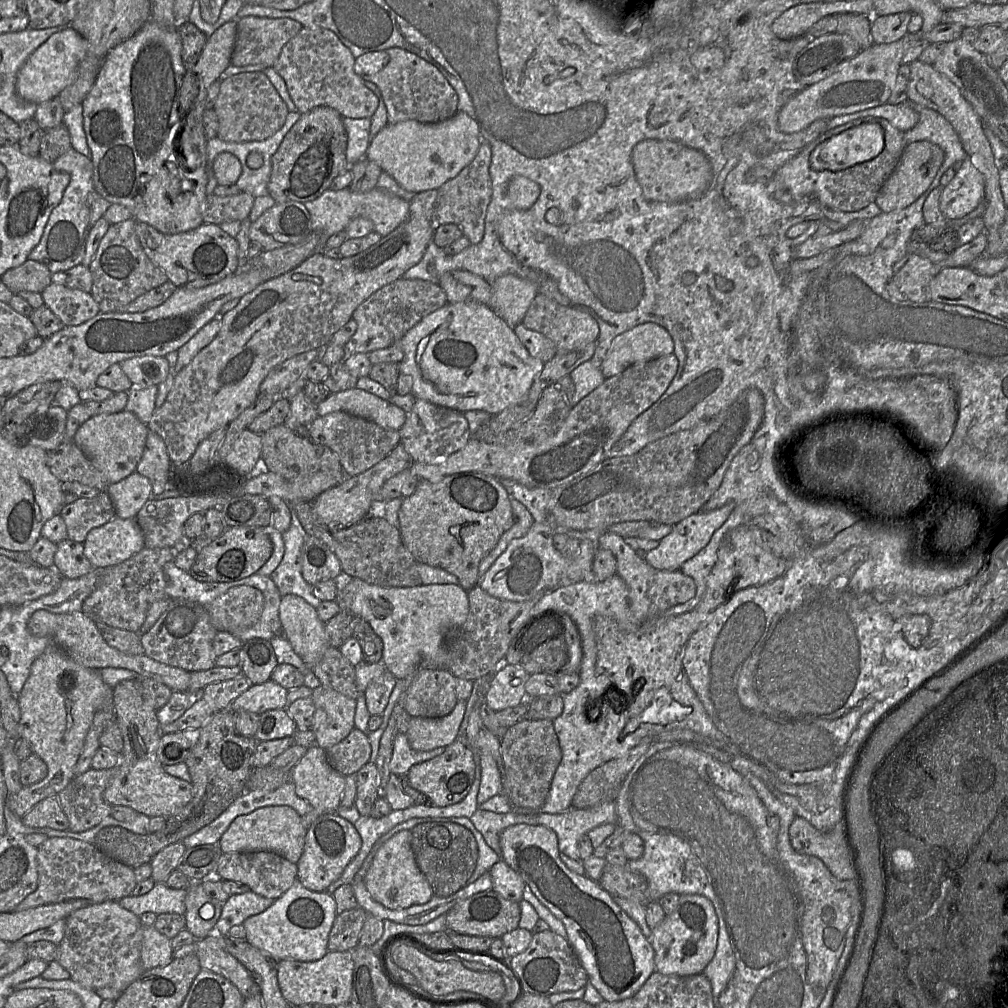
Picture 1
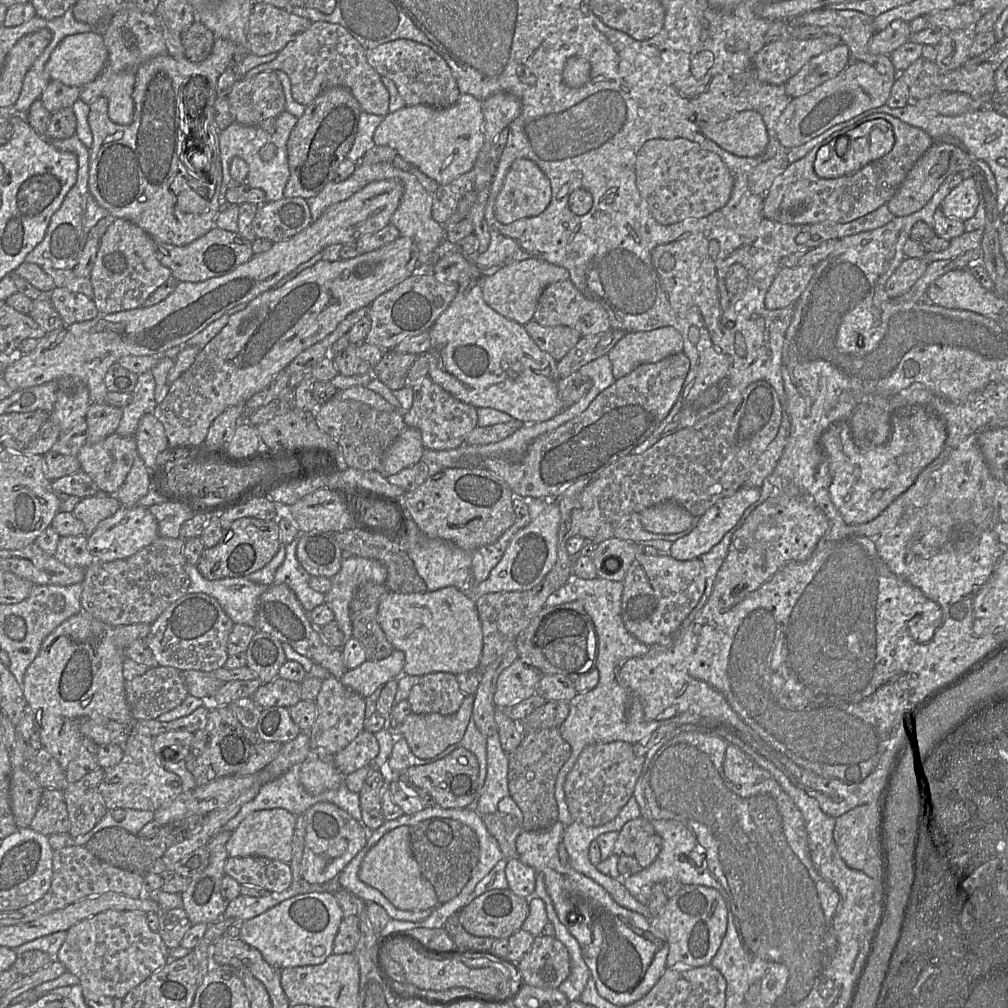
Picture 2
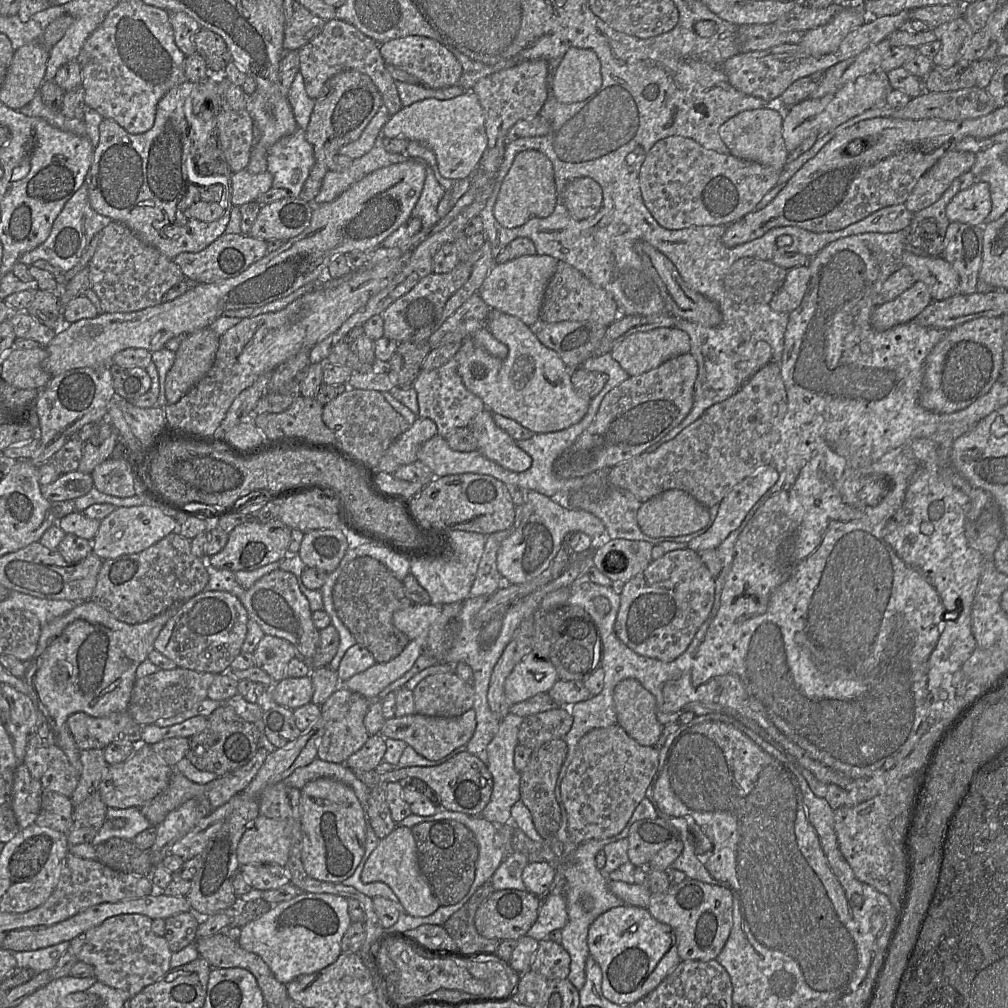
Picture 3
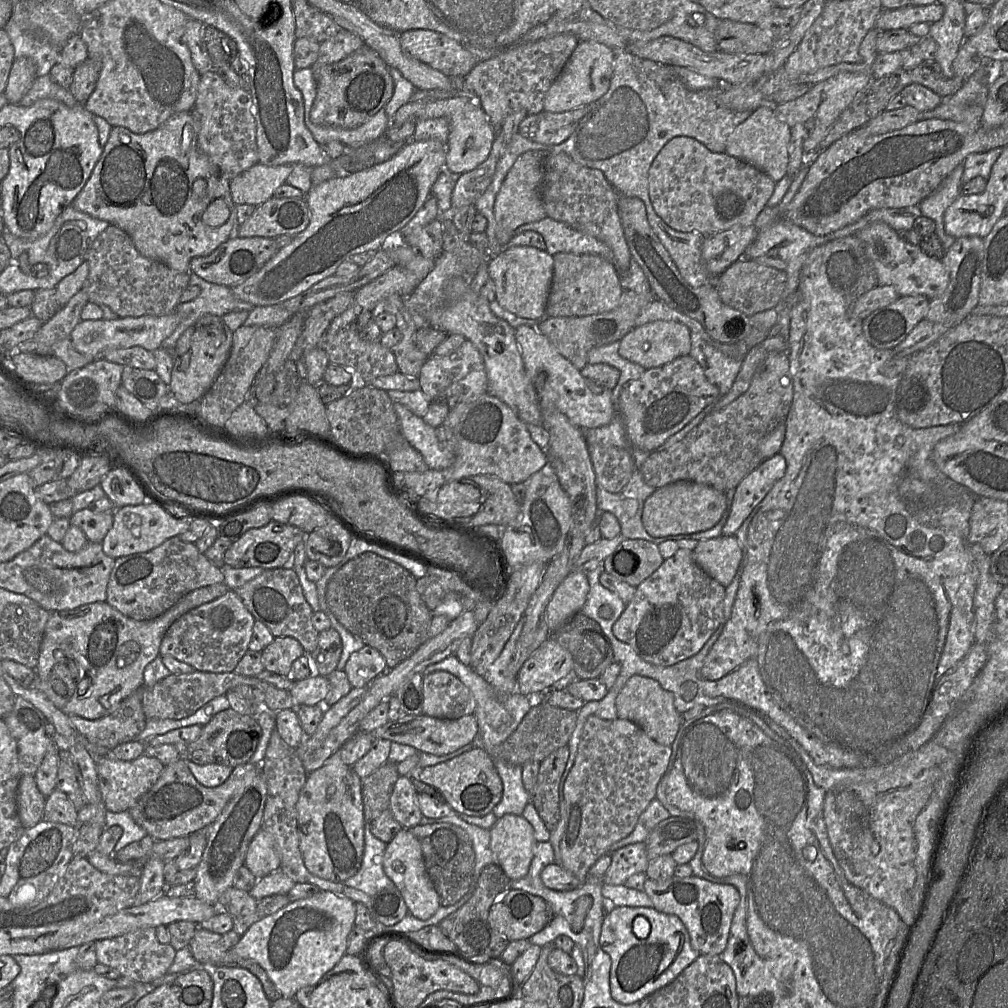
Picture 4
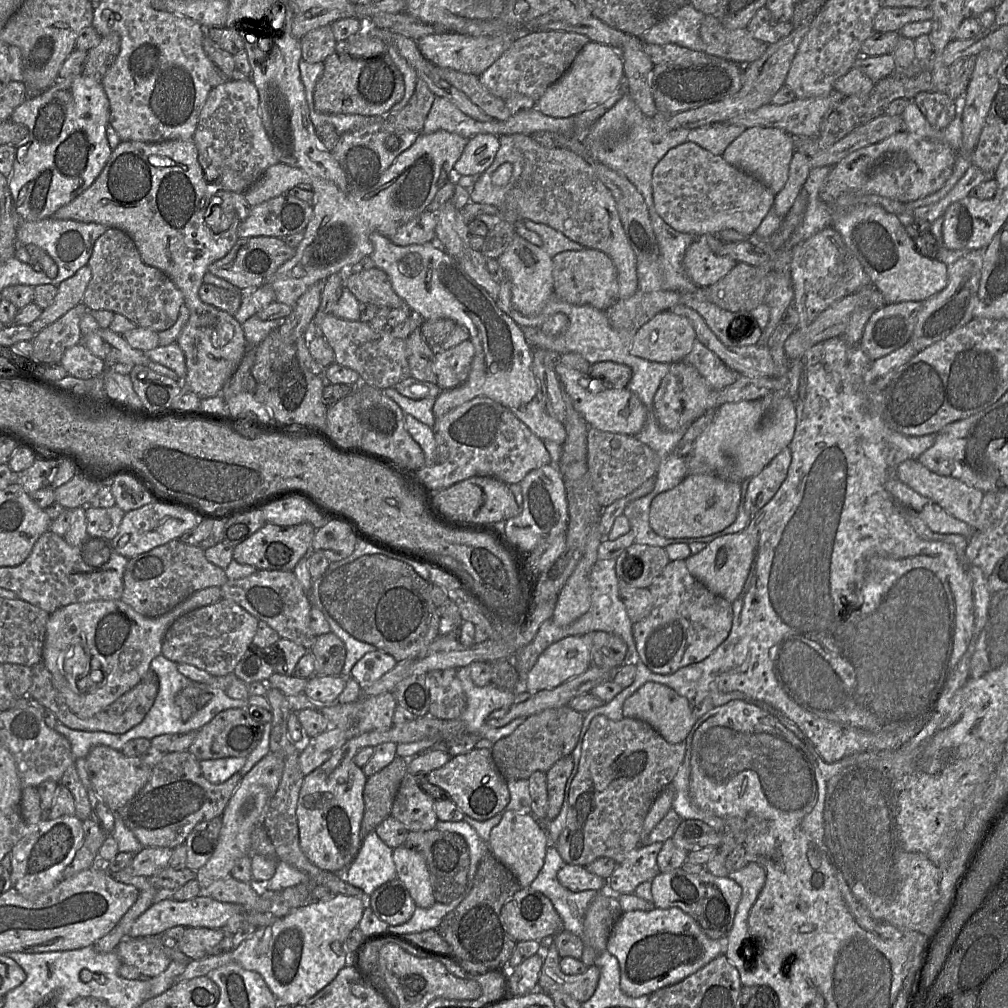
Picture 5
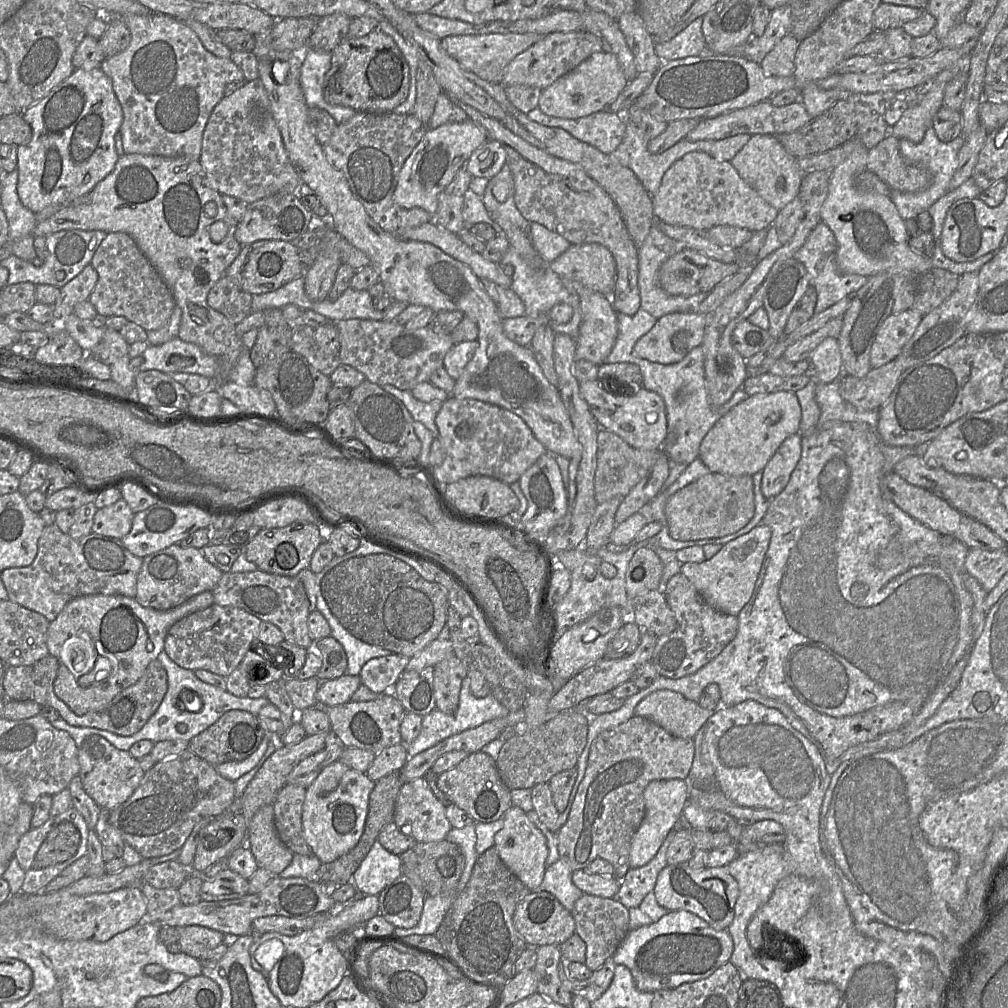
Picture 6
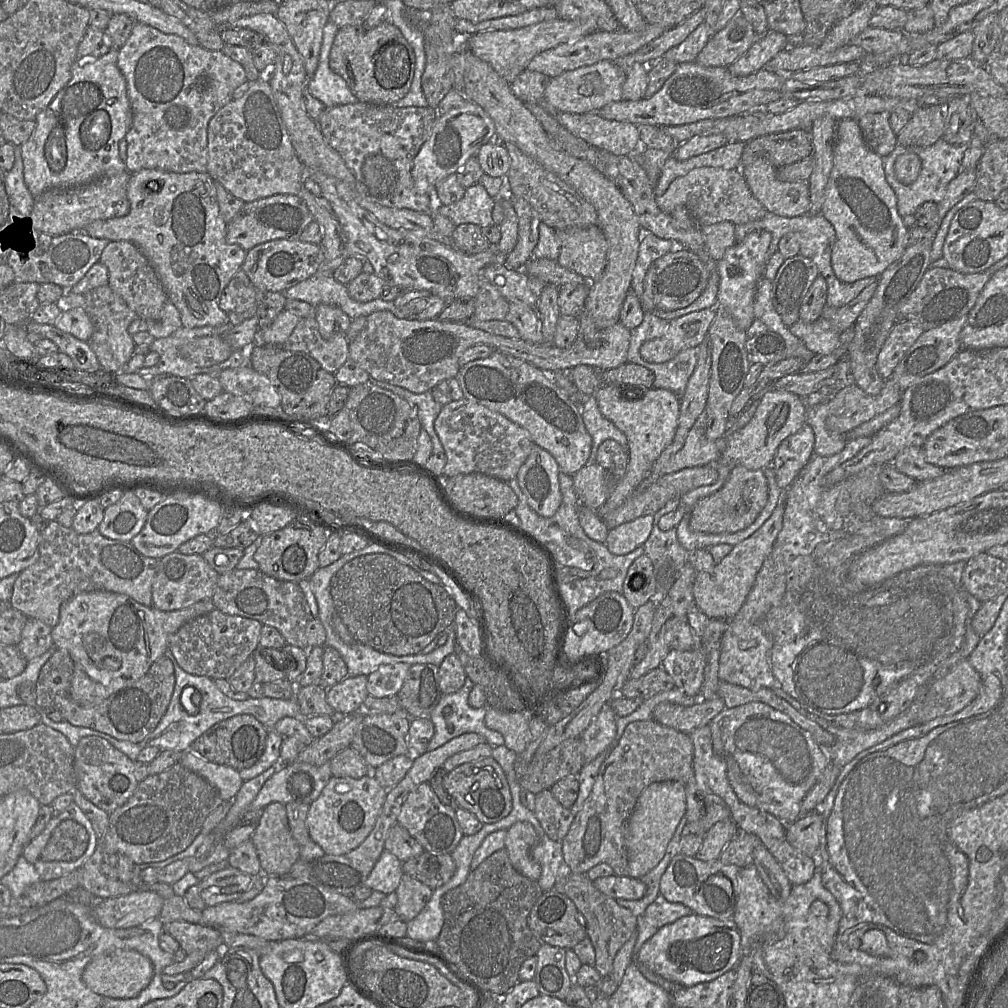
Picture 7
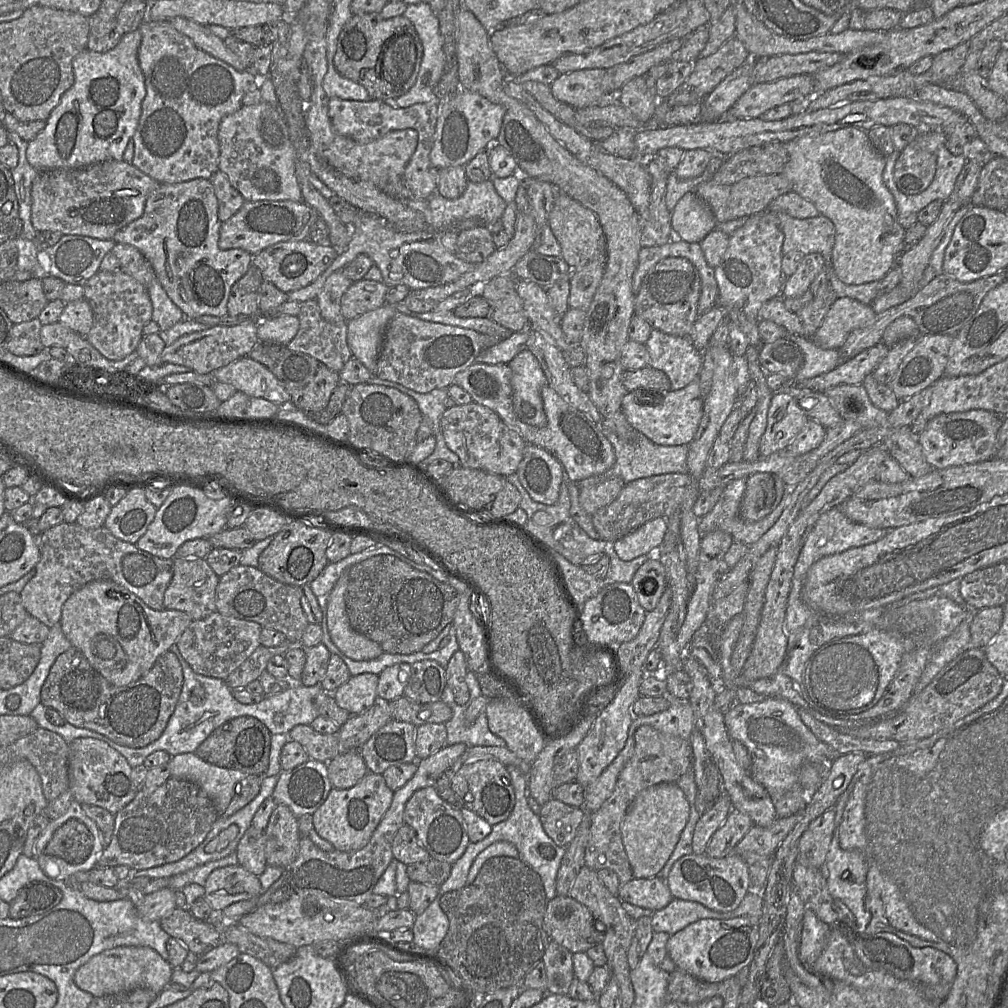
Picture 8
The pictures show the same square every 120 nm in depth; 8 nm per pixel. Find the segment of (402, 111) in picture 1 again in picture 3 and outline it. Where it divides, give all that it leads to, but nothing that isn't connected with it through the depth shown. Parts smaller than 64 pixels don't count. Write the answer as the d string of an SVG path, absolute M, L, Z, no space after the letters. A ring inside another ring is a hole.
M405 36L382 43L379 52L386 65L395 66L411 74L428 88L439 89L458 84L462 66L454 54L436 39L424 36Z

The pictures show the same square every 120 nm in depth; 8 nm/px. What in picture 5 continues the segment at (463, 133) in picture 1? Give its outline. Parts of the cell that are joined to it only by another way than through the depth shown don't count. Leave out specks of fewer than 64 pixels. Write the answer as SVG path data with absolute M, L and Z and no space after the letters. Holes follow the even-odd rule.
M477 134L469 138L454 164L454 175L481 175L492 164L499 147L499 138L493 134Z

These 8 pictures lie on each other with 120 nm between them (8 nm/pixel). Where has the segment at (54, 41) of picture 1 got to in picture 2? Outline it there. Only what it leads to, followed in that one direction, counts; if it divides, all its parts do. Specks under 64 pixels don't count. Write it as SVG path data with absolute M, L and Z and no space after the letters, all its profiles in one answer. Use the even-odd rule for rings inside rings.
M100 32L68 35L52 51L45 71L50 81L82 88L103 71L108 51Z

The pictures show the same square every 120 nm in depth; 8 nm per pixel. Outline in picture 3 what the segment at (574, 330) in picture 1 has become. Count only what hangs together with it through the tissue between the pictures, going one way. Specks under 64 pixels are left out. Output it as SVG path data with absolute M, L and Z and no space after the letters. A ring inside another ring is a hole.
M559 261L557 270L547 283L539 319L548 323L561 321L590 321L608 326L621 316L613 297L603 288L590 282L579 270Z

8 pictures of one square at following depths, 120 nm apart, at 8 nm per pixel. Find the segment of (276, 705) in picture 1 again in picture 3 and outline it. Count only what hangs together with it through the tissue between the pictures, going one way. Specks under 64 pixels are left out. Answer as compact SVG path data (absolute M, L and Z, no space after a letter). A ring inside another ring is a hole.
M309 676L301 678L287 677L275 683L268 691L268 701L291 710L311 702L313 685Z

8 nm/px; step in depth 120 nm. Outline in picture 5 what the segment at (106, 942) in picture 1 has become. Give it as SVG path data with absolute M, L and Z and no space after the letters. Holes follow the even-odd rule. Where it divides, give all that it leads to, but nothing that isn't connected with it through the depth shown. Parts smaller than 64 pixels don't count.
M126 937L118 943L115 952L120 958L122 965L137 968L142 978L158 976L171 962L166 954L166 948L159 941L159 937Z

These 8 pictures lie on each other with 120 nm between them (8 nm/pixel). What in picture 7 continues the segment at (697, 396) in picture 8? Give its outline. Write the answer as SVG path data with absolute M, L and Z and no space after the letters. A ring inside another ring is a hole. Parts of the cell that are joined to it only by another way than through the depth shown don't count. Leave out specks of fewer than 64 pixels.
M621 386L598 387L593 396L602 415L626 435L629 462L624 477L615 481L605 503L595 510L600 518L621 506L637 486L650 477L653 463L674 438L681 401L666 389L642 388L642 392L637 393L635 389L622 387L618 393L609 393L613 388Z

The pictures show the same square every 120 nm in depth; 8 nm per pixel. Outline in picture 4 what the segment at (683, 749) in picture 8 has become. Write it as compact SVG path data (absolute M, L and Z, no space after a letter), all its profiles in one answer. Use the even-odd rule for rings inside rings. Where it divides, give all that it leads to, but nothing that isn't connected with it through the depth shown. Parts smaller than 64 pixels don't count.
M596 715L587 718L573 767L564 783L566 824L560 841L560 865L582 882L586 882L590 867L609 848L632 833L640 815L656 799L658 784L670 763L671 746L658 744L636 723L617 718L604 720Z

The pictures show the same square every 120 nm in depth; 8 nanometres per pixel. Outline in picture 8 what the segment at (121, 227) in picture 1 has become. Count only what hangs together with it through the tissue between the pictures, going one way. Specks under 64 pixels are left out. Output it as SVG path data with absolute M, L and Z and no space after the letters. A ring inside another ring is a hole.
M115 243L111 252L119 260L119 269L148 289L155 271L144 255L134 246L124 243Z

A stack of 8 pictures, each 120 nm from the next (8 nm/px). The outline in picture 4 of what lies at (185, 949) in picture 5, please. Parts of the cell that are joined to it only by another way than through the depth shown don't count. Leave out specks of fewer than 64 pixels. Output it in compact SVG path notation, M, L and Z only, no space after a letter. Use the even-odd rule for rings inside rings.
M198 927L188 947L198 965L208 969L217 966L239 966L247 969L259 979L271 1002L280 997L266 971L254 960L236 958L231 948L224 944L223 935Z

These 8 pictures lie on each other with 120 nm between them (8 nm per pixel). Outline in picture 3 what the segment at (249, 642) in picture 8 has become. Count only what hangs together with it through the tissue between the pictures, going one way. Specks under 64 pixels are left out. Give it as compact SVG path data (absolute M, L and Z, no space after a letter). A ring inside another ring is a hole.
M203 591L180 605L159 633L154 649L180 668L226 673L232 661L242 652L248 620L247 610L238 597L224 591Z

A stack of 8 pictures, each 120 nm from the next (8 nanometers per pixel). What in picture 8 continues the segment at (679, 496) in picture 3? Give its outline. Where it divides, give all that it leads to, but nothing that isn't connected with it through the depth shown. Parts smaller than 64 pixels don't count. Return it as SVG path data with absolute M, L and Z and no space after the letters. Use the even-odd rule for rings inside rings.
M758 472L750 475L746 479L740 516L751 522L763 519L782 501L789 489L775 474Z

